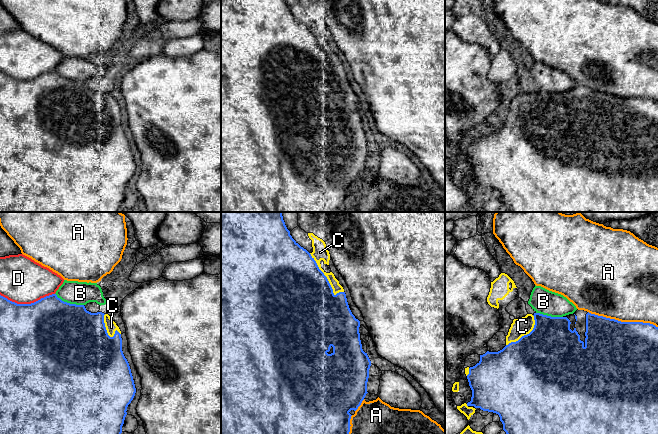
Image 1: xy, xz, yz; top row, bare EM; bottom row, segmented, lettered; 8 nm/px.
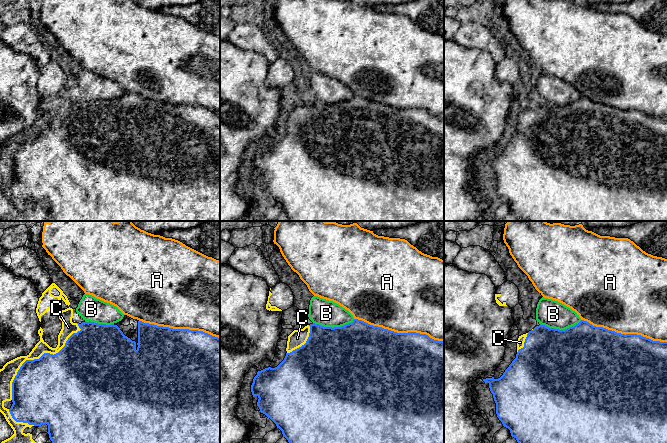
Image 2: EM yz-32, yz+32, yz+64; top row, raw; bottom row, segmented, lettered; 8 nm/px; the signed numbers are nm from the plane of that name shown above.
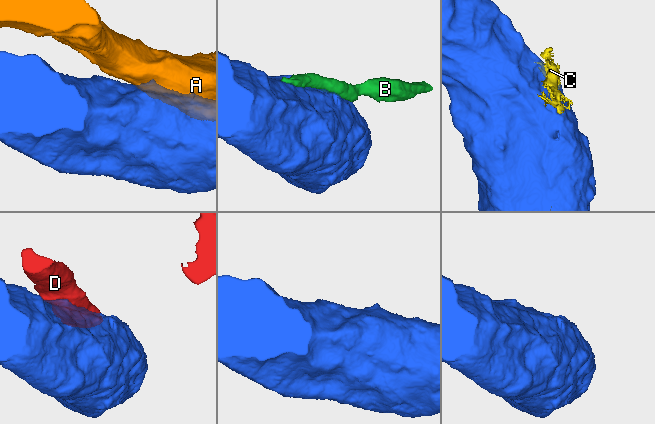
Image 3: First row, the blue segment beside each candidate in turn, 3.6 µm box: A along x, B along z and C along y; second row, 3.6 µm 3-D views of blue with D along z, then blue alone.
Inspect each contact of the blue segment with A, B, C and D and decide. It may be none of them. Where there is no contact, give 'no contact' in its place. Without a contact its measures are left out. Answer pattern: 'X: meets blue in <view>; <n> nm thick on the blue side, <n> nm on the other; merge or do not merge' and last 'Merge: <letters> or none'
A: meets blue in yz; 500 nm thick on the blue side, 480 nm on the other; do not merge
B: meets blue in xy; 500 nm thick on the blue side, 190 nm on the other; do not merge
C: meets blue in xz; 500 nm thick on the blue side, 130 nm on the other; merge
D: meets blue in xy; 500 nm thick on the blue side, 360 nm on the other; do not merge
Merge: C

